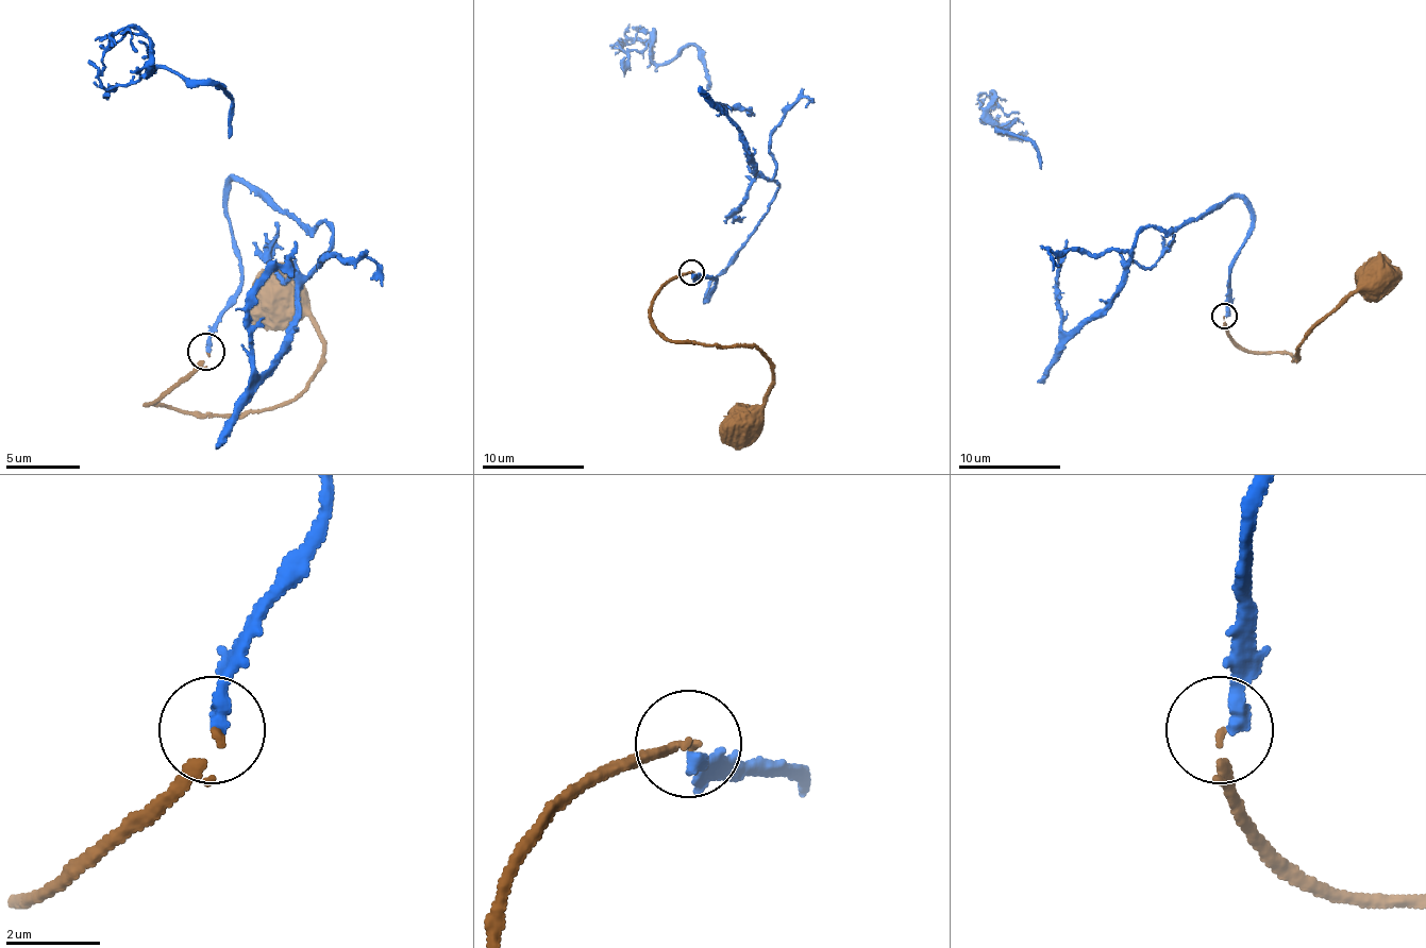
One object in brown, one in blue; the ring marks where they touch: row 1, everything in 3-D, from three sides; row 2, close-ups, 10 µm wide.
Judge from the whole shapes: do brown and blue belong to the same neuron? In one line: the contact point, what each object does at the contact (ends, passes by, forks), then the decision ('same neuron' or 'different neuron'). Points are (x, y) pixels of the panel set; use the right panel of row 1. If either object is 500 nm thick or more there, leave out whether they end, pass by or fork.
(1224, 316) | brown passes by | blue ends | different neuron

